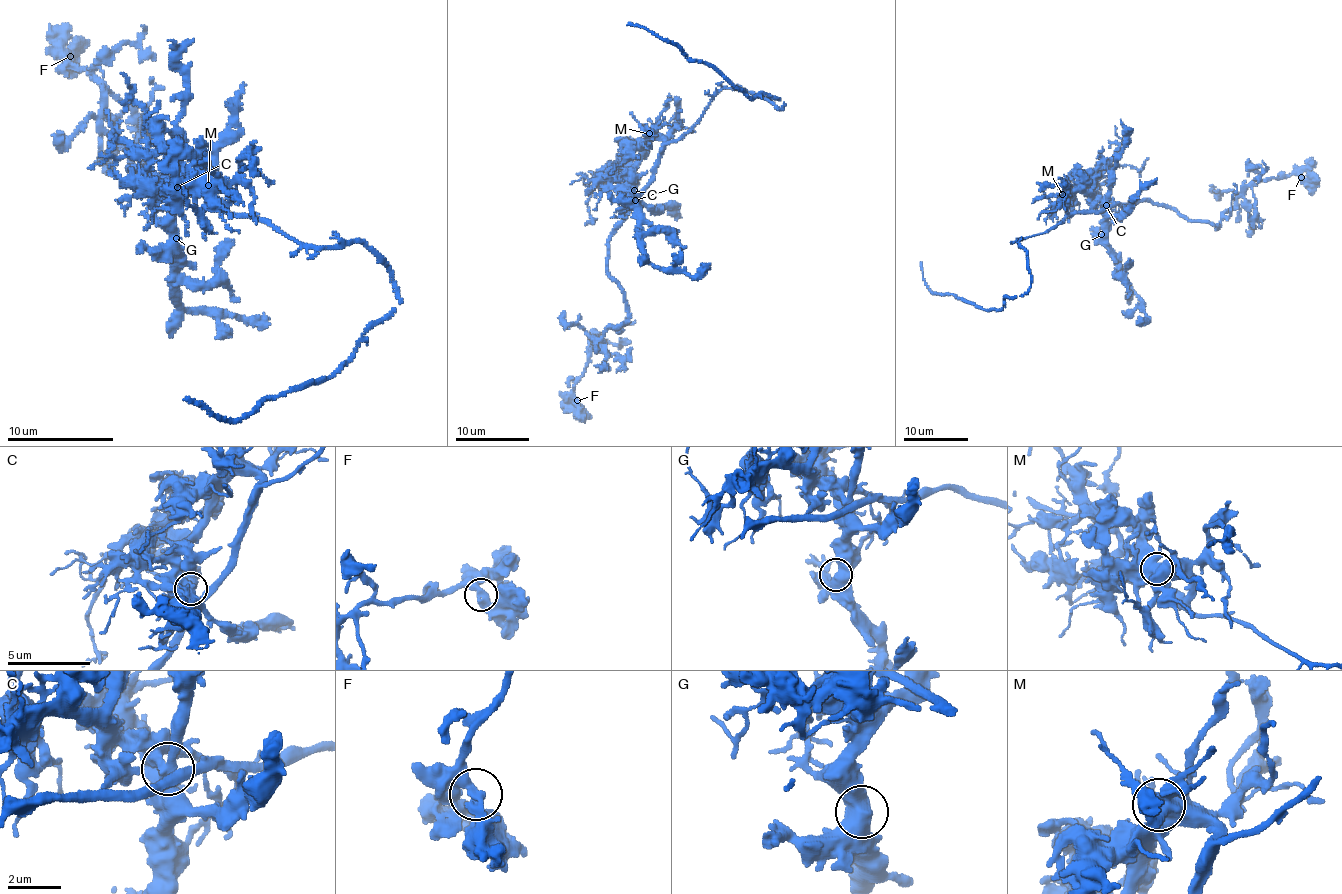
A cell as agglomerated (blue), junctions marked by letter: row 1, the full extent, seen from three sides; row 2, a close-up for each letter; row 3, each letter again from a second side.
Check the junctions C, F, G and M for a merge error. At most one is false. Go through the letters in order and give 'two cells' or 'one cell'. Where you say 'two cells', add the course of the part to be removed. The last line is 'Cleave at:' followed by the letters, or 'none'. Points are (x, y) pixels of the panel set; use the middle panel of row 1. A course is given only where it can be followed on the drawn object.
C: two cells | (634, 190), (640, 250), (656, 266), (676, 268), (697, 276), (710, 263)
F: one cell
G: one cell
M: one cell
Cleave at: C

